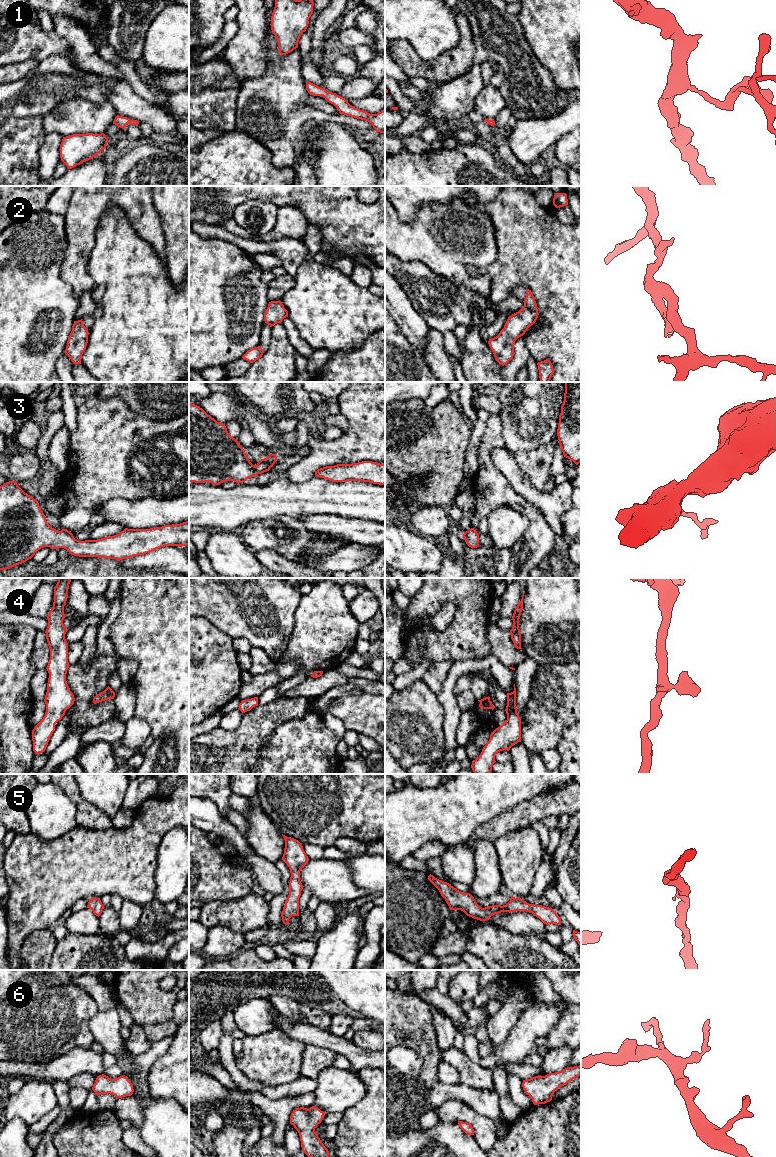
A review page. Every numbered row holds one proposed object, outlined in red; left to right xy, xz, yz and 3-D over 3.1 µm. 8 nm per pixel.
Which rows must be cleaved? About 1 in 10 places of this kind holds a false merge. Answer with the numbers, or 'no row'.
no row

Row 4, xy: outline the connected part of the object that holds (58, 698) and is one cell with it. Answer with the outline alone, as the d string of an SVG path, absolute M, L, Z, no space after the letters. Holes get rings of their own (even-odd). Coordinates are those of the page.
M58 578L54 587L53 608L47 619L48 627L45 631L50 659L46 667L49 678L44 702L46 712L43 719L32 730L33 751L35 754L43 753L48 745L50 737L55 731L55 724L62 719L67 709L75 701L73 693L66 681L69 668L68 643L65 634L68 629L64 626L64 606L68 598L70 578Z

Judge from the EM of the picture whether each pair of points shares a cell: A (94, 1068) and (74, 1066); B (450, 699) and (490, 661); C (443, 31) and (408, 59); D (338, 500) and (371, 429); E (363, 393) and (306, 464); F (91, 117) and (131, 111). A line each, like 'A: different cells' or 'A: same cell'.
A: same cell
B: same cell
C: different cells
D: different cells
E: same cell
F: different cells

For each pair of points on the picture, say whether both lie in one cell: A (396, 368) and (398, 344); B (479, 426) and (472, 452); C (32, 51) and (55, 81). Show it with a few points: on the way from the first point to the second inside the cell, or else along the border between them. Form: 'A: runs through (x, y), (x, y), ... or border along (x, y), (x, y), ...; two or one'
A: runs through (396, 362), (396, 350); one
B: runs through (477, 432), (473, 446); one
C: border along (62, 55), (50, 55), (39, 61); two

